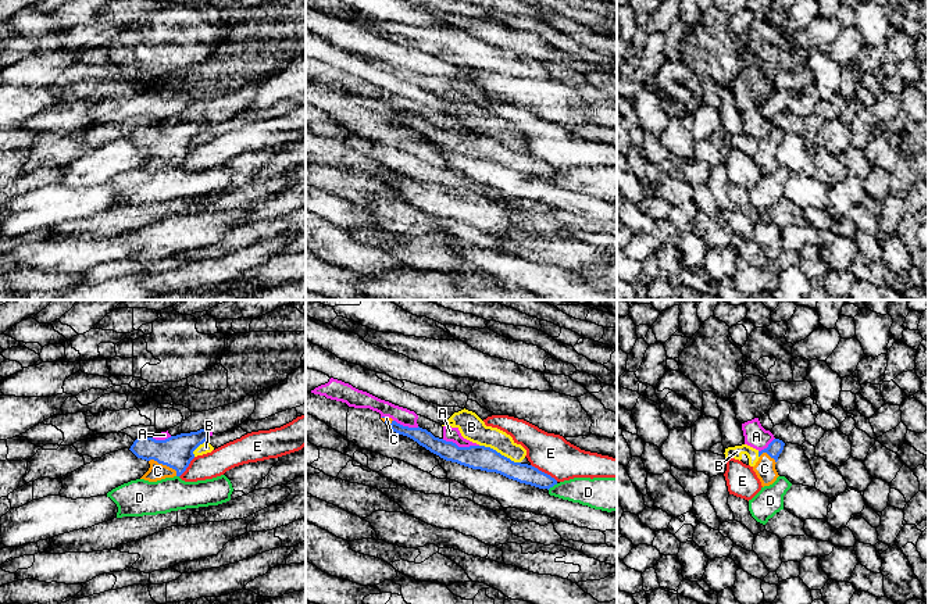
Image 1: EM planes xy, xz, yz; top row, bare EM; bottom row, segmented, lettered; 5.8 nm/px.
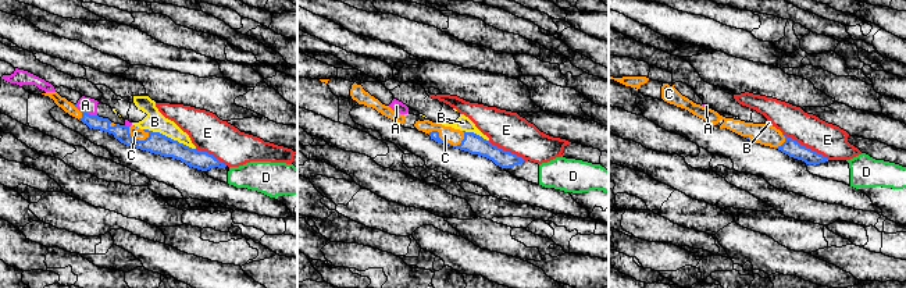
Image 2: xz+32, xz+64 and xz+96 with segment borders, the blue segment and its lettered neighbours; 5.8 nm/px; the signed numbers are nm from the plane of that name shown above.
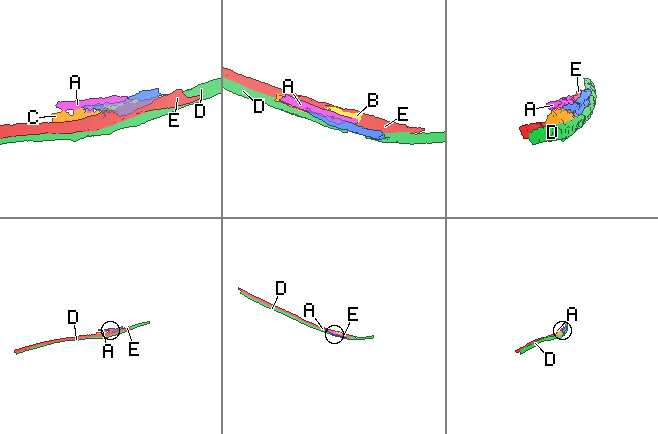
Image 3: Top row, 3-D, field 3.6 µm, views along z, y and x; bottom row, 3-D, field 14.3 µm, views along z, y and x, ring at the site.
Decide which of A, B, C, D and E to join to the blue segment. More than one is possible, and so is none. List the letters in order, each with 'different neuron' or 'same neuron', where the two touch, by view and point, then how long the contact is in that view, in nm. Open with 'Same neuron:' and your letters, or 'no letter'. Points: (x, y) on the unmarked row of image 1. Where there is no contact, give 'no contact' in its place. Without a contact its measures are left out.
Same neuron: C
A: different neuron | xz (460, 136) | 220 nm
B: different neuron | xz (499, 142) | 260 nm
C: same neuron | xy (164, 153) | 190 nm
D: different neuron | xz (552, 175) | 70 nm
E: different neuron | xz (543, 161) | 190 nm

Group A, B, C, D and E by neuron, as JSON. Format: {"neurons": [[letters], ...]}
{"neurons": [["A"], ["B"], ["C"], ["D"], ["E"]]}

